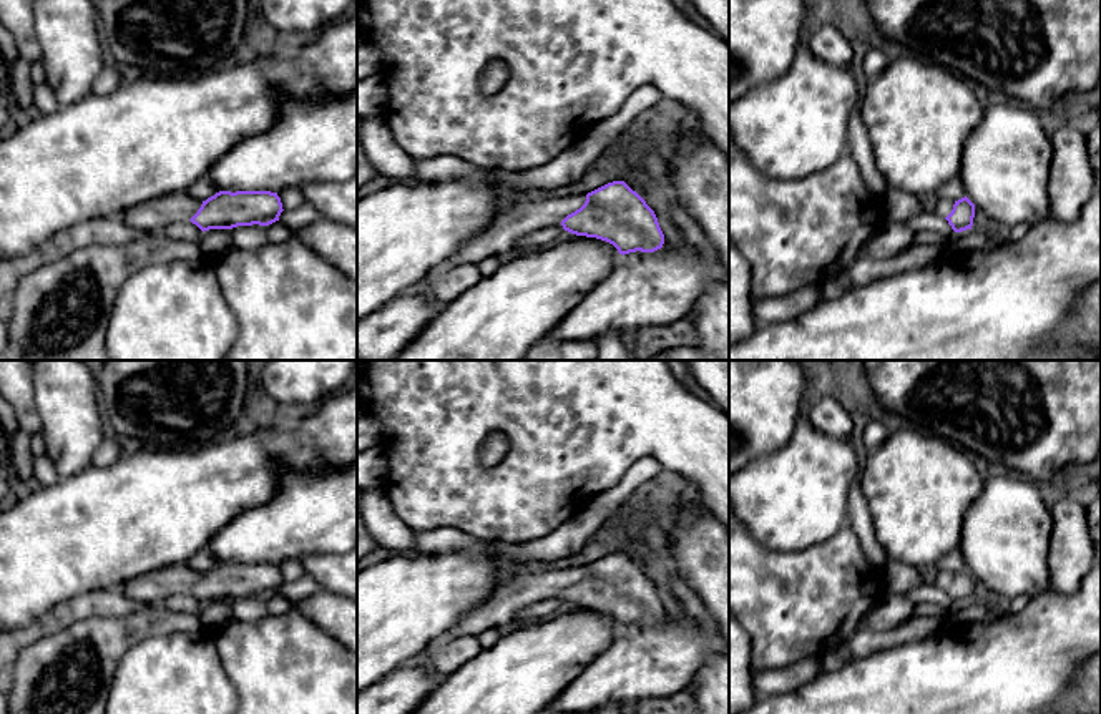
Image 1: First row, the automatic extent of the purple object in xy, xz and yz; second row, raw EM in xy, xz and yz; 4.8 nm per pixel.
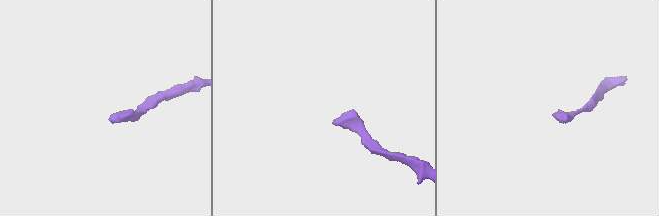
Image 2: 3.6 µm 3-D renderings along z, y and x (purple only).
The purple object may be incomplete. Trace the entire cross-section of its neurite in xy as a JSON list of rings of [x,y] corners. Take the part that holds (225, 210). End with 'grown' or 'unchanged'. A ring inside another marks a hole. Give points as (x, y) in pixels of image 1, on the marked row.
[[[219,191],[206,201],[188,194],[166,194],[144,201],[121,213],[125,224],[164,232],[169,224],[191,221],[203,232],[209,229],[232,229],[237,226],[269,226],[279,221],[282,203],[271,191]]]; grown

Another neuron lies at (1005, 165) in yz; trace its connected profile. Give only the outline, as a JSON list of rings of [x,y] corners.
[[[1003,98],[983,110],[978,126],[966,139],[957,178],[963,183],[966,198],[996,227],[1036,226],[1050,216],[1046,183],[1051,154],[1050,134],[1041,125],[1040,113]]]

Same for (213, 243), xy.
[[[229,229],[204,231],[198,241],[206,261],[214,261],[232,249]]]

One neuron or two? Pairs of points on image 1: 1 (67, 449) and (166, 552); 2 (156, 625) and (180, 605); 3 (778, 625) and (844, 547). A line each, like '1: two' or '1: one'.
1: two
2: two
3: one

